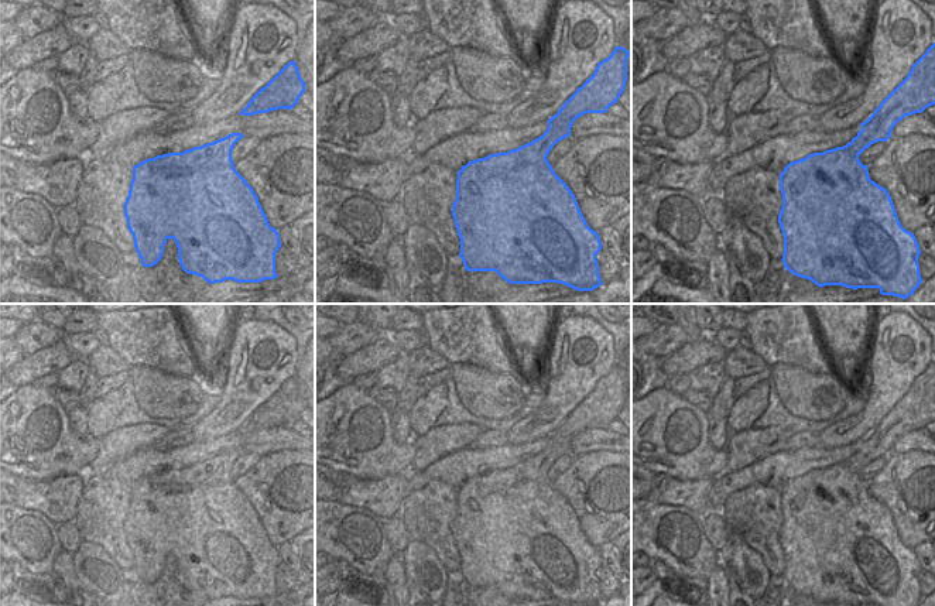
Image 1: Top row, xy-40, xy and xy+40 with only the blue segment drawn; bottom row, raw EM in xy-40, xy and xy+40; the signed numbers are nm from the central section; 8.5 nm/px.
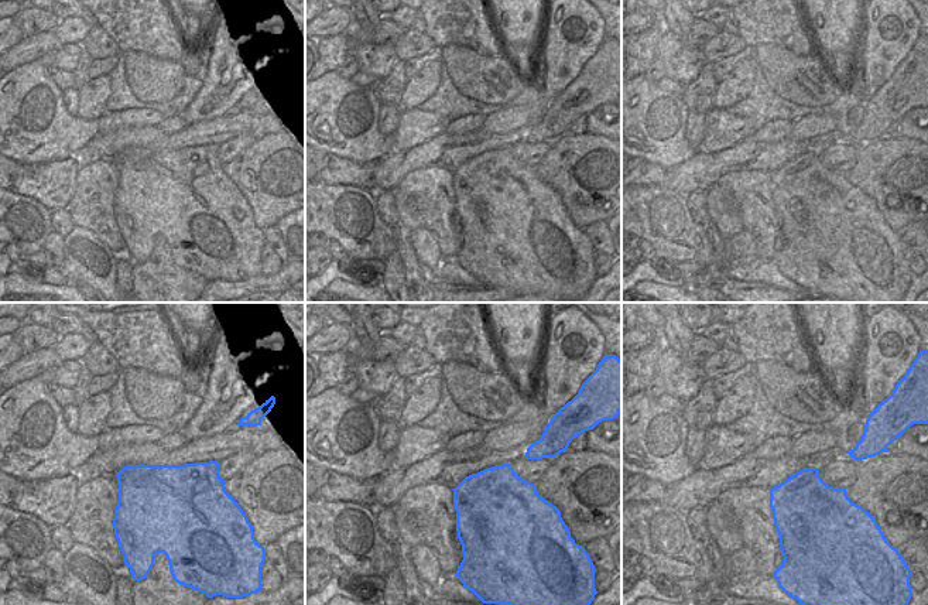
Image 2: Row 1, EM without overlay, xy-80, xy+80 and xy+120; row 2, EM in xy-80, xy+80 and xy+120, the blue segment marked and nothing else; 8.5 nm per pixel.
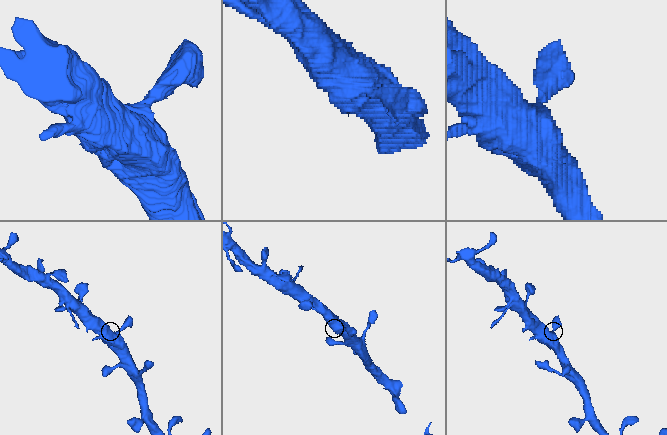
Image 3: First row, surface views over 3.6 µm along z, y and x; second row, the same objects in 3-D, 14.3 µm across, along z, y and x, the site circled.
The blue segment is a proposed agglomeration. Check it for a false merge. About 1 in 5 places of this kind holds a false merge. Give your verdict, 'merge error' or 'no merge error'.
no merge error

